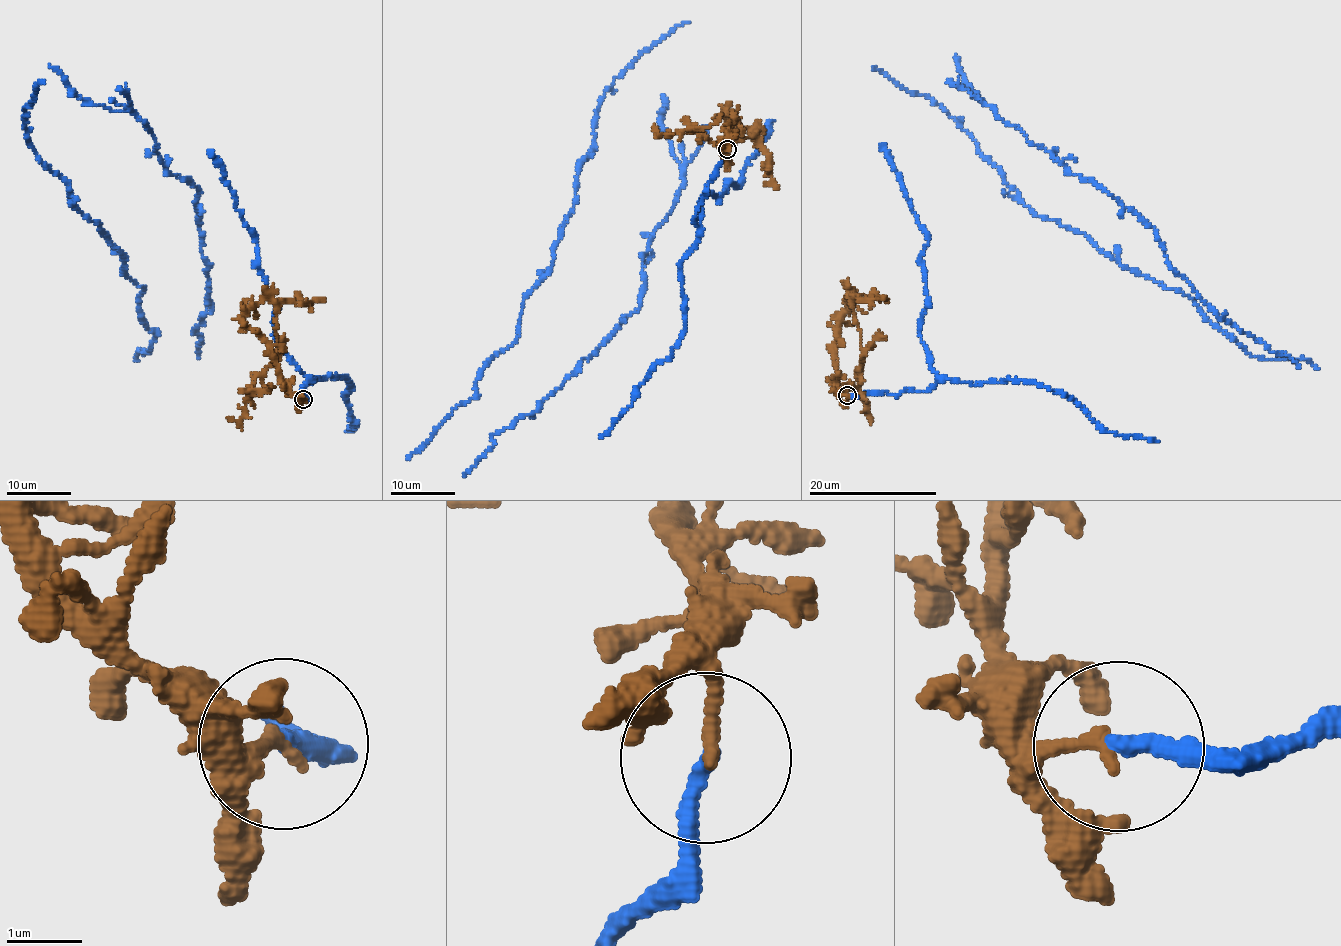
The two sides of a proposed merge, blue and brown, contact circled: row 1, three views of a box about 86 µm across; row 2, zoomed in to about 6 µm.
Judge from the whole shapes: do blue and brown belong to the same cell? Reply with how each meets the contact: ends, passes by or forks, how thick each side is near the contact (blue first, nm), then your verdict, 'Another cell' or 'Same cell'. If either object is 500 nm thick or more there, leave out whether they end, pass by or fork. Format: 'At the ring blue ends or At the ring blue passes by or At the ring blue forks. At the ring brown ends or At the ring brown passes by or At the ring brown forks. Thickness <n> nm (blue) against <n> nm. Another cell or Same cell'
At the ring blue ends. At the ring brown ends. Thickness 240 nm (blue) against 200 nm. Another cell

